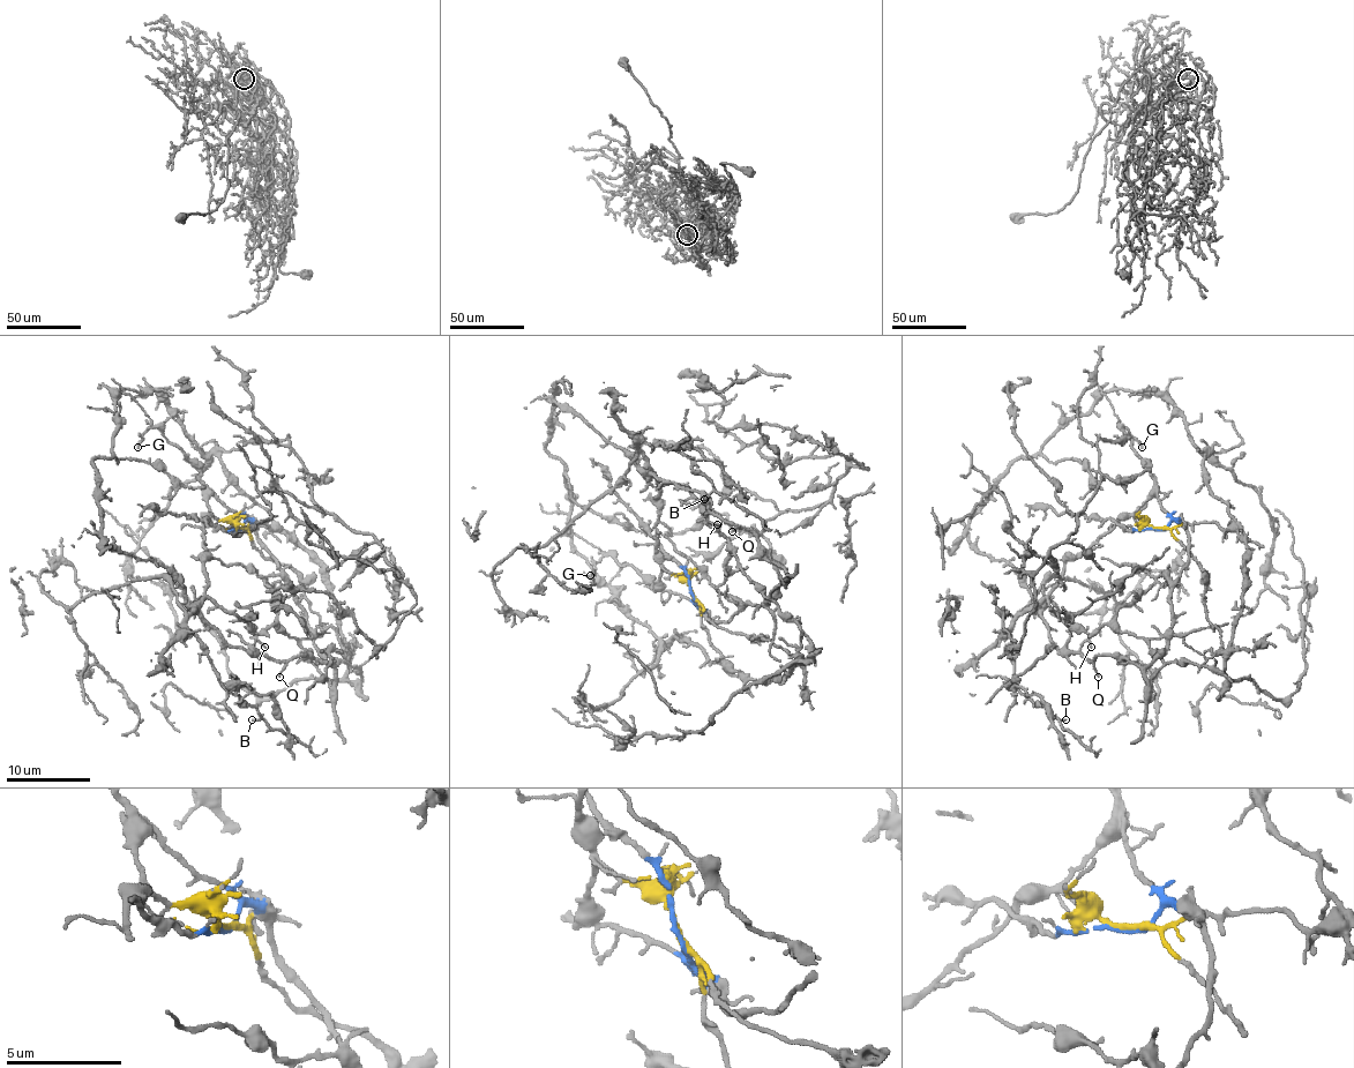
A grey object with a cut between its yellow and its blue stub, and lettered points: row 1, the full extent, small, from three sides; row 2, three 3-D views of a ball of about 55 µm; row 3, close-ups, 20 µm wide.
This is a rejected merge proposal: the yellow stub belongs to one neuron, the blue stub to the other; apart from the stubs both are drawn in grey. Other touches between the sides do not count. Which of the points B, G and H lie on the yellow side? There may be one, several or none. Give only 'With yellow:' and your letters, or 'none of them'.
With yellow: B, H

